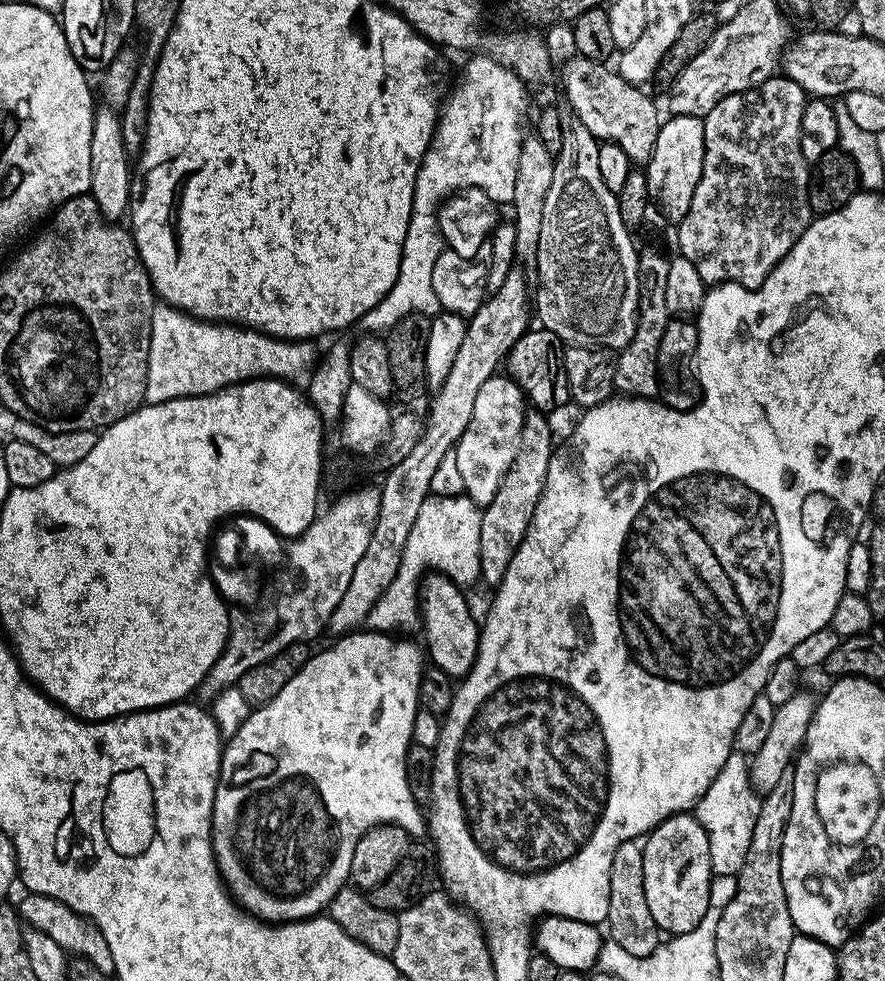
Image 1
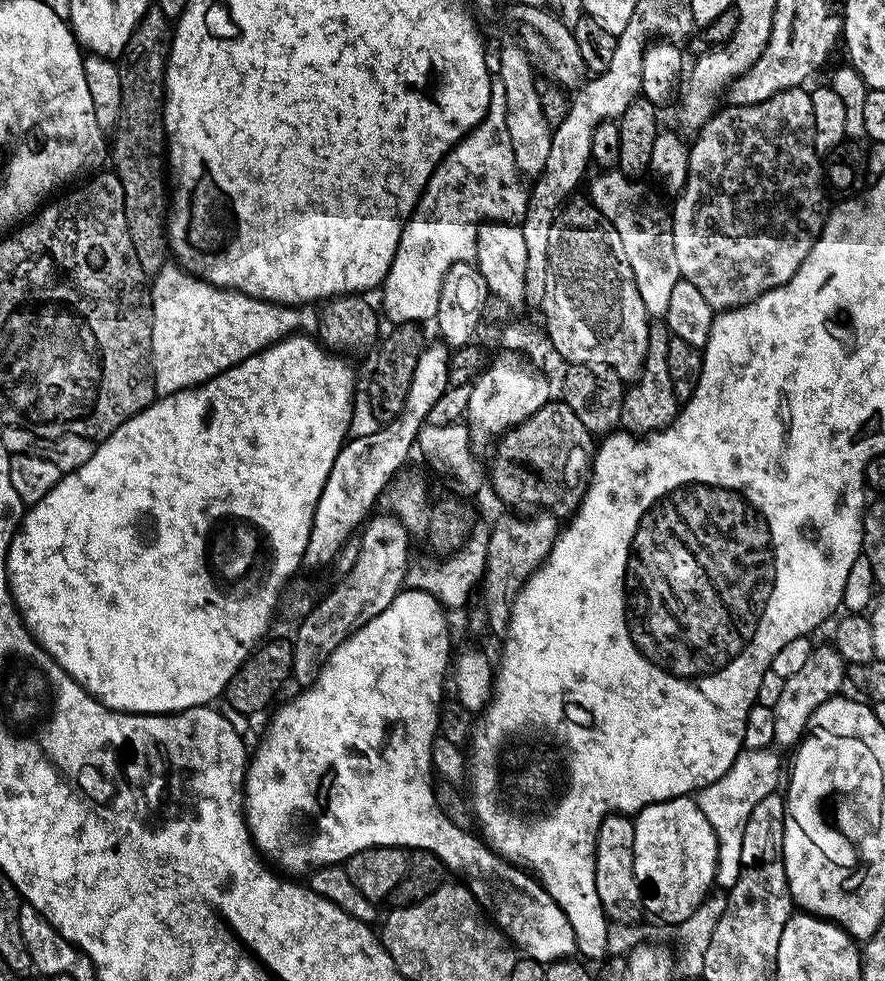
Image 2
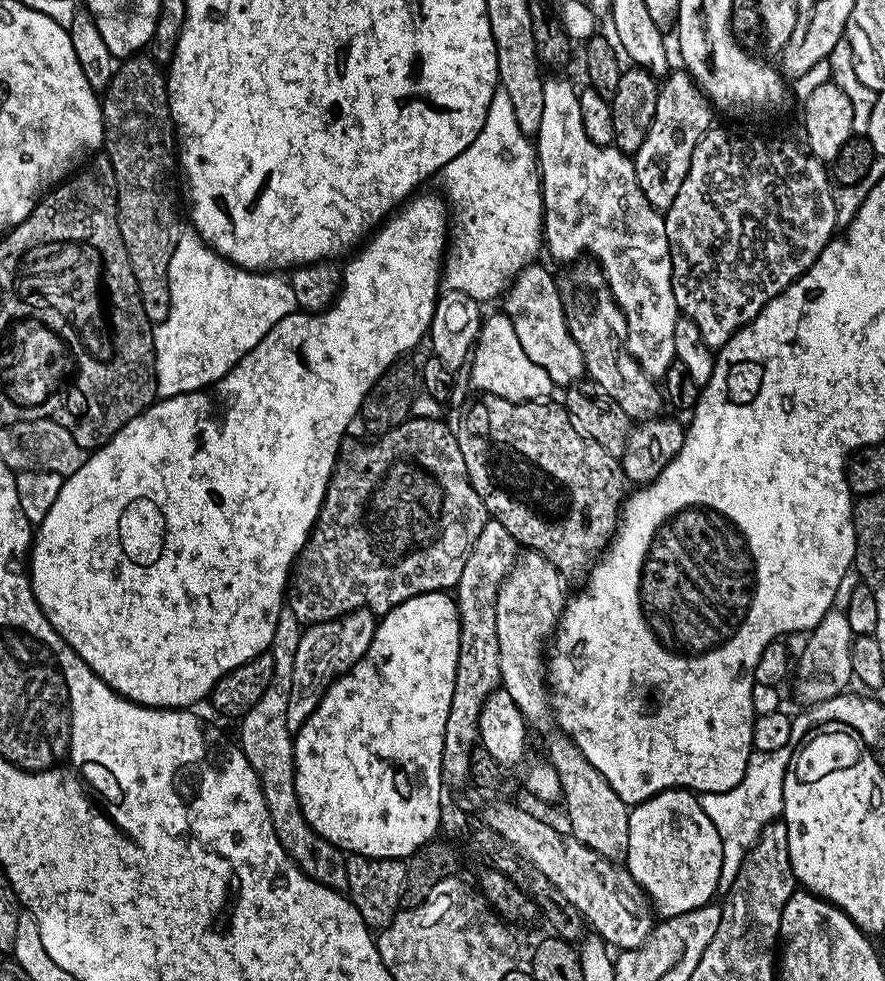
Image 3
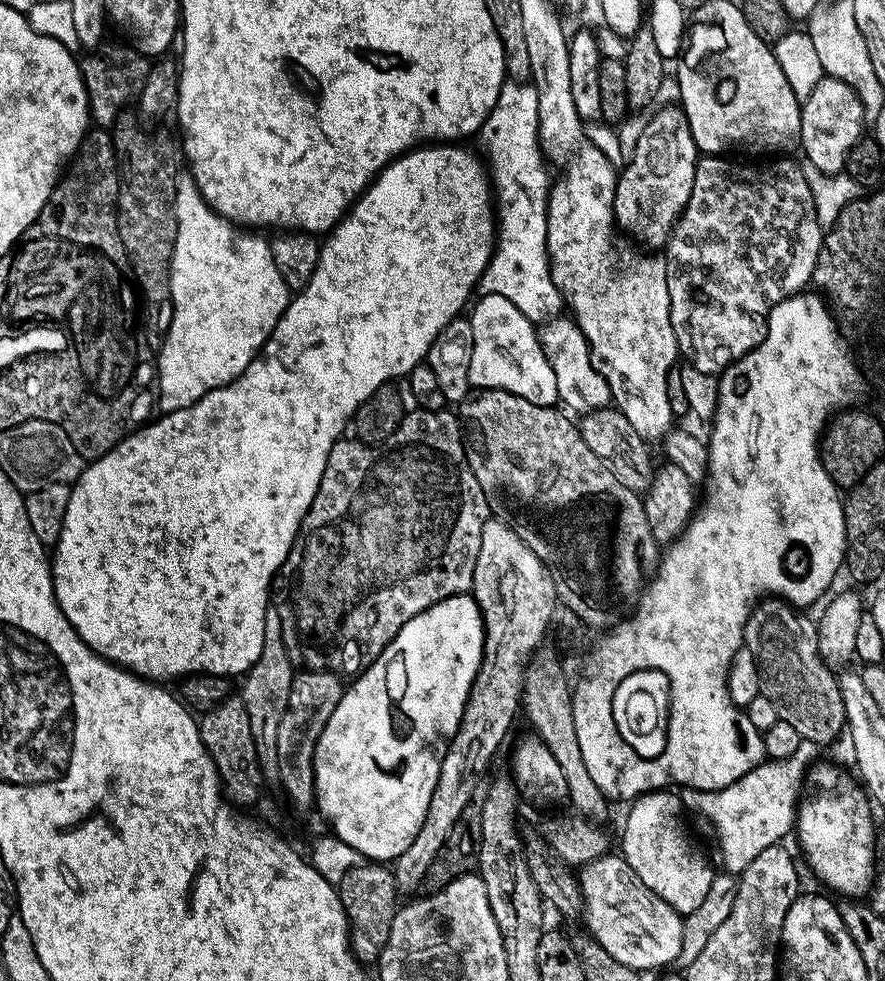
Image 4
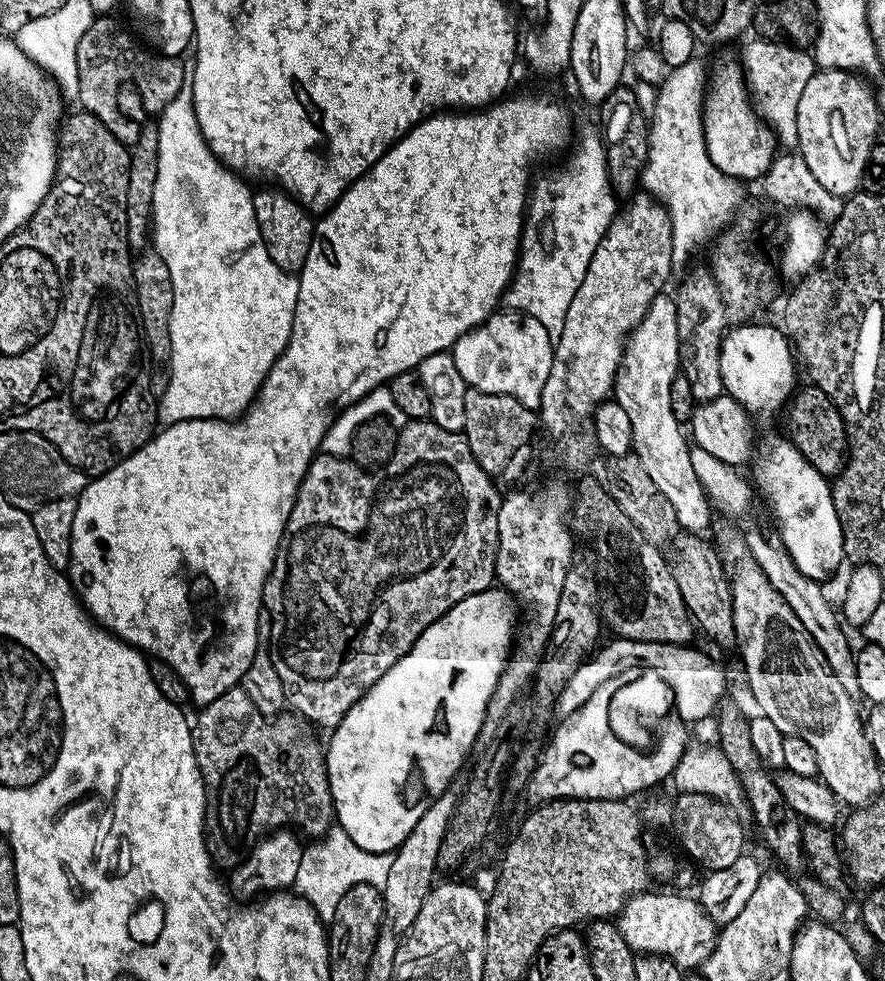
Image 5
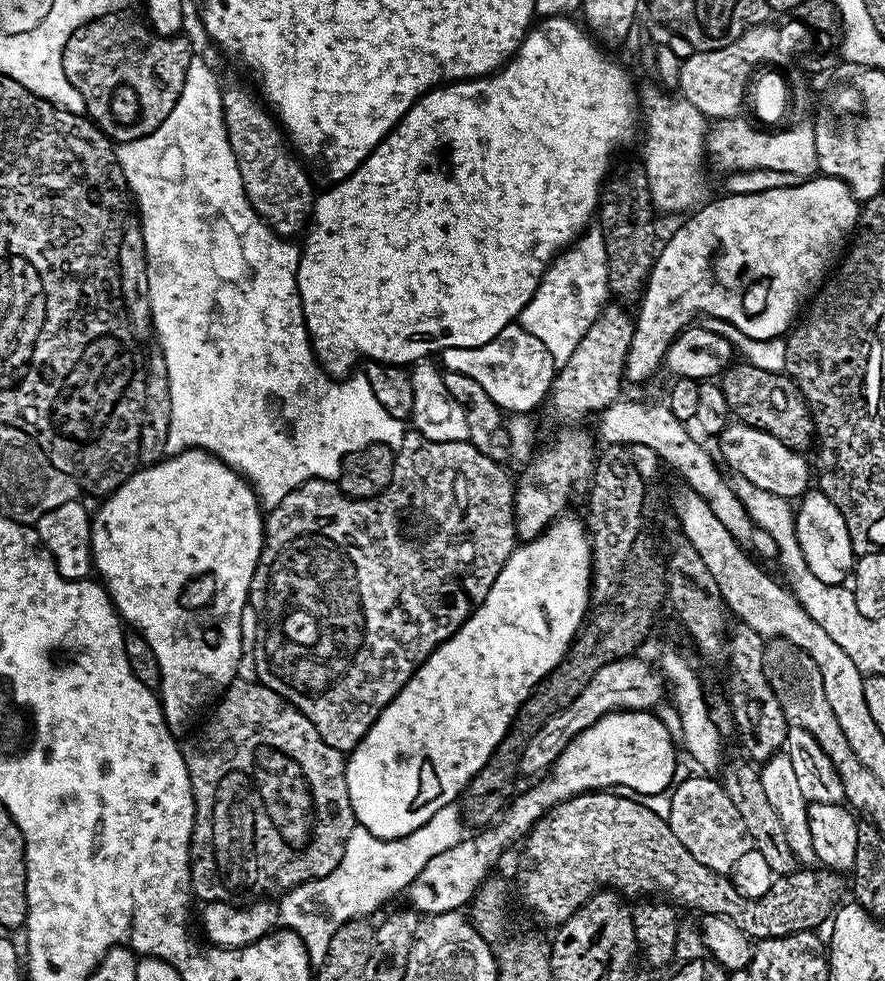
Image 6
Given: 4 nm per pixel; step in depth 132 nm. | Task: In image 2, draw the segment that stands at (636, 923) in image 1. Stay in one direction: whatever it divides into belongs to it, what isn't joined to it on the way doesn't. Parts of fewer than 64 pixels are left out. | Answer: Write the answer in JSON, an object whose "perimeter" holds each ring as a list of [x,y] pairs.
{"perimeter":[[[613,814],[600,823],[596,831],[594,854],[594,882],[596,893],[602,902],[609,921],[616,924],[632,924],[642,916],[644,893],[634,874],[634,830],[636,821],[628,814]]]}

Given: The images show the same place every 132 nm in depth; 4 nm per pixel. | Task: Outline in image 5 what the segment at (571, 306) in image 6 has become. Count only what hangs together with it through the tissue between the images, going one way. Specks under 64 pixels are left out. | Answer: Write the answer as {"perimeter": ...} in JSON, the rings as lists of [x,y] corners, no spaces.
{"perimeter":[[[593,128],[582,129],[580,137],[578,132],[568,168],[560,168],[531,185],[516,273],[504,291],[503,303],[511,311],[538,318],[553,342],[562,334],[566,310],[570,310],[570,302],[578,294],[582,278],[586,278],[590,258],[594,258],[598,242],[602,242],[618,211],[618,197],[608,181],[604,141]]]}

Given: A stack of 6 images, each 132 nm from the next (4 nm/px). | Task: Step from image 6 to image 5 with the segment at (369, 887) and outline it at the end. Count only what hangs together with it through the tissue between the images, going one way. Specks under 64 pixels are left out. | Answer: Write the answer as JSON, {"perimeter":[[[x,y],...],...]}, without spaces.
{"perimeter":[[[339,826],[329,828],[326,835],[309,843],[302,854],[302,862],[298,862],[298,878],[295,891],[320,915],[320,919],[331,922],[334,910],[338,910],[338,902],[342,902],[342,894],[359,884],[369,884],[383,889],[386,877],[390,874],[392,856],[386,852],[367,852],[362,850]]]}

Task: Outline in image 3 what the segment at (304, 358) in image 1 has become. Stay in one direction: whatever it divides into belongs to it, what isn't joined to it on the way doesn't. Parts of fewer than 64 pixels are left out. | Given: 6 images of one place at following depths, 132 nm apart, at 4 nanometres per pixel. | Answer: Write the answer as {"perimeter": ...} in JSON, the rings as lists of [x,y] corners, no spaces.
{"perimeter":[[[194,230],[181,231],[169,266],[169,316],[155,325],[156,395],[160,398],[209,388],[282,318],[297,311],[288,276],[272,270],[249,270],[228,263]]]}

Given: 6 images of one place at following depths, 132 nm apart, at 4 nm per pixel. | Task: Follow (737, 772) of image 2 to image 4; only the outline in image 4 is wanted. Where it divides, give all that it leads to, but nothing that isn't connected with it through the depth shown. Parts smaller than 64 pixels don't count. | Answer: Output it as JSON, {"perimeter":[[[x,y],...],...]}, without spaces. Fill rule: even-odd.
{"perimeter":[[[801,746],[788,760],[768,760],[768,780],[748,778],[717,792],[689,788],[683,793],[683,803],[689,809],[697,808],[712,823],[712,828],[720,839],[720,860],[724,863],[725,873],[744,872],[746,866],[750,866],[750,862],[762,854],[762,850],[780,844],[783,836],[793,831],[798,811],[796,791],[800,788],[796,780],[805,779],[809,767],[807,750],[809,751],[807,747]],[[792,776],[796,780],[792,780]]]}

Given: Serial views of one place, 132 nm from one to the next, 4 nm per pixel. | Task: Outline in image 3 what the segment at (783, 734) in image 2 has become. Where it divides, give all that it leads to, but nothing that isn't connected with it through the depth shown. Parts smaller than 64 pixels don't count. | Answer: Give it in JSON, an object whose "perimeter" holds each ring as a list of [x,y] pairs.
{"perimeter":[[[833,610],[831,612],[827,612],[827,614],[824,615],[824,617],[822,618],[822,622],[818,622],[818,626],[814,626],[807,633],[806,639],[808,639],[808,641],[805,642],[804,649],[802,649],[800,652],[800,661],[798,661],[797,664],[795,661],[794,664],[794,680],[796,676],[796,696],[798,699],[801,700],[801,705],[804,706],[807,706],[809,704],[817,704],[818,702],[822,702],[823,700],[834,698],[837,694],[845,691],[845,689],[849,687],[847,685],[848,683],[853,683],[854,677],[852,675],[852,667],[850,666],[850,646],[852,645],[854,637],[852,631],[850,630],[850,622],[848,621],[847,611],[840,610],[839,612],[839,610]]]}

